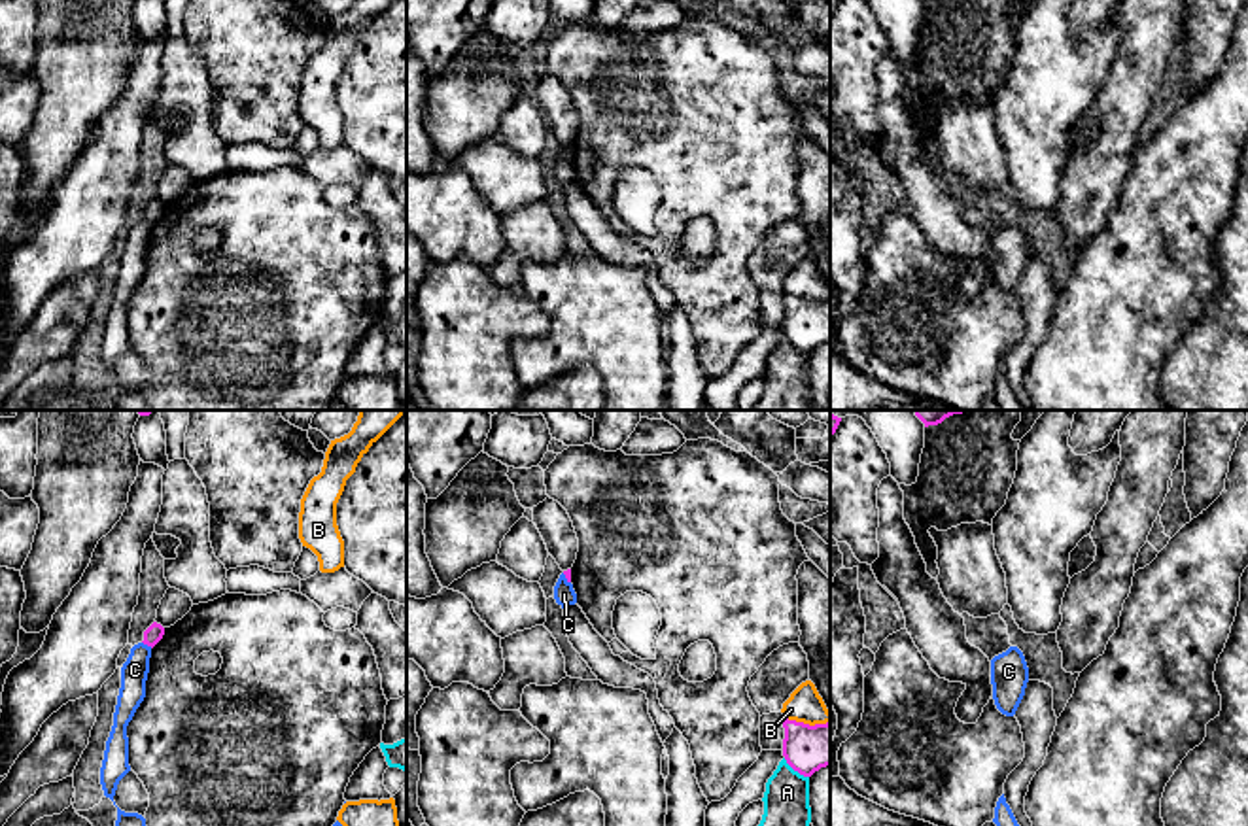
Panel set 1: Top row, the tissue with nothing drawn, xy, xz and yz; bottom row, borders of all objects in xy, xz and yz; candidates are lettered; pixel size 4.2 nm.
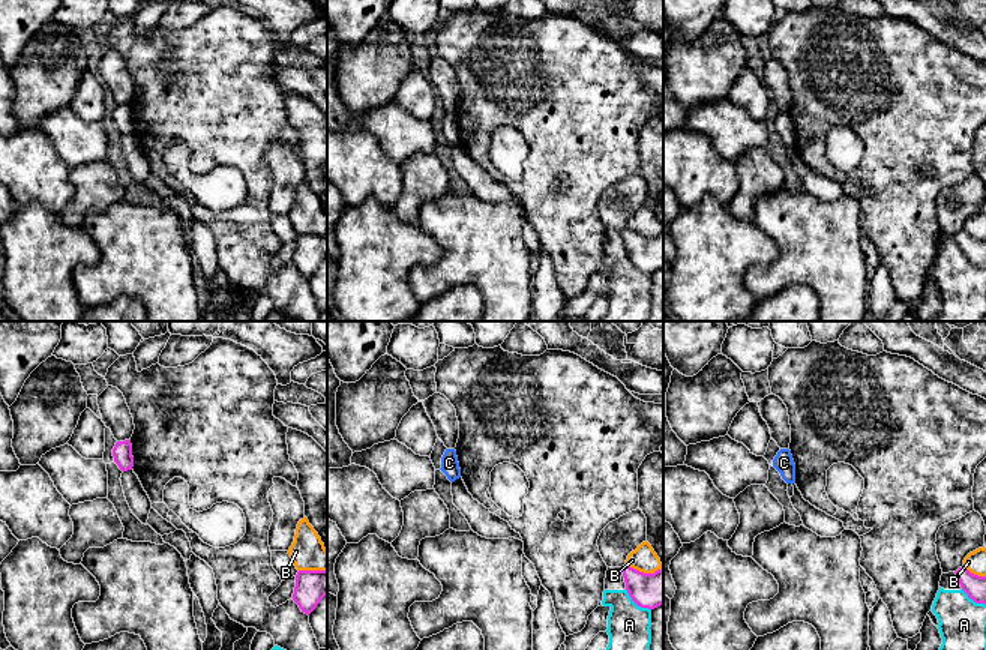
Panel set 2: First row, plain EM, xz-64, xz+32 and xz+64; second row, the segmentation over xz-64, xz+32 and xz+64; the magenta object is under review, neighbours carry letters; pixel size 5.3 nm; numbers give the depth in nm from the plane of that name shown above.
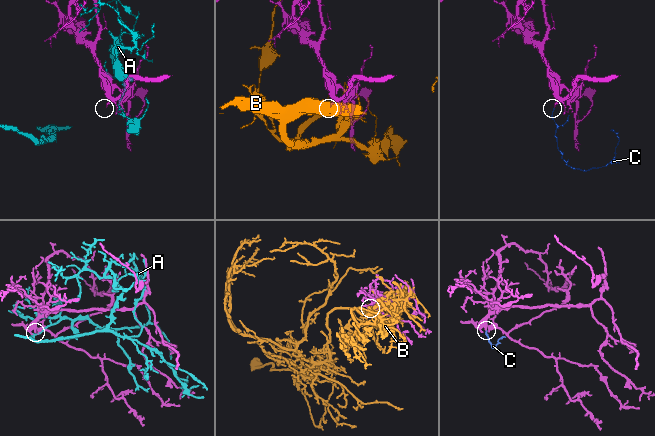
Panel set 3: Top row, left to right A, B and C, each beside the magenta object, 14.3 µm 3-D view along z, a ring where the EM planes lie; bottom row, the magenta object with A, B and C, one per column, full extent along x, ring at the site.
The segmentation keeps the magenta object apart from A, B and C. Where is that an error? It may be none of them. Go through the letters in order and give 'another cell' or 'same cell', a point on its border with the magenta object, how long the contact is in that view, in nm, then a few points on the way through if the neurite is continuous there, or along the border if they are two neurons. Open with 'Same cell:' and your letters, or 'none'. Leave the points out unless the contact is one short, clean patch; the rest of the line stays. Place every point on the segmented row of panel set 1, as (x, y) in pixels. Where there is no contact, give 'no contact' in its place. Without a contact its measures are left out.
Same cell: none
A: another cell; contact xz (797, 770); length 140 nm
B: another cell; contact xz (808, 724); length 190 nm
C: another cell; contact xy (148, 645); length 50 nm; border xy (142, 641), (152, 647)

